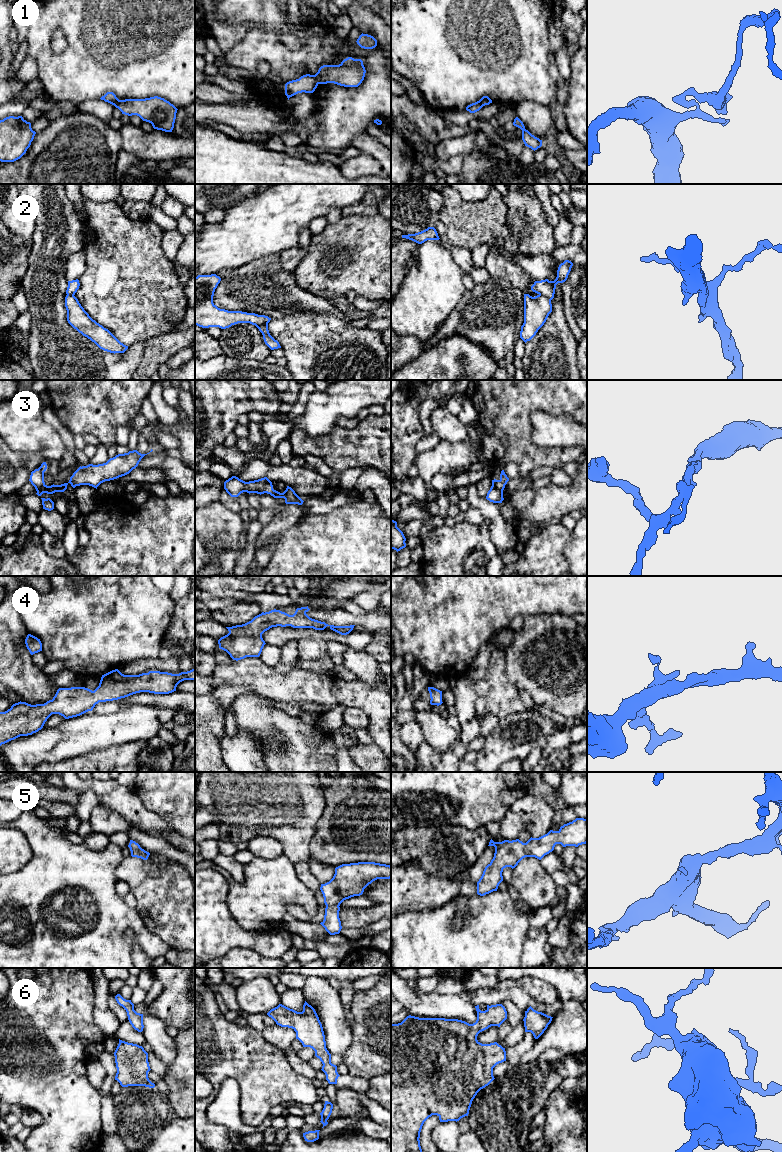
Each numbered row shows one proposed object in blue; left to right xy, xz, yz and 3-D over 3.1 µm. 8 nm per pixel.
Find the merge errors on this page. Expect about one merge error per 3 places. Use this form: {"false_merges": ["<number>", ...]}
{"false_merges": ["1", "2"]}

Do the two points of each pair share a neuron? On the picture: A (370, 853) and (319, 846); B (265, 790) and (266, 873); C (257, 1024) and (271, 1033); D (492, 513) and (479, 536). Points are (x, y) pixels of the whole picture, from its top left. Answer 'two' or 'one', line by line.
A: one
B: two
C: two
D: two

